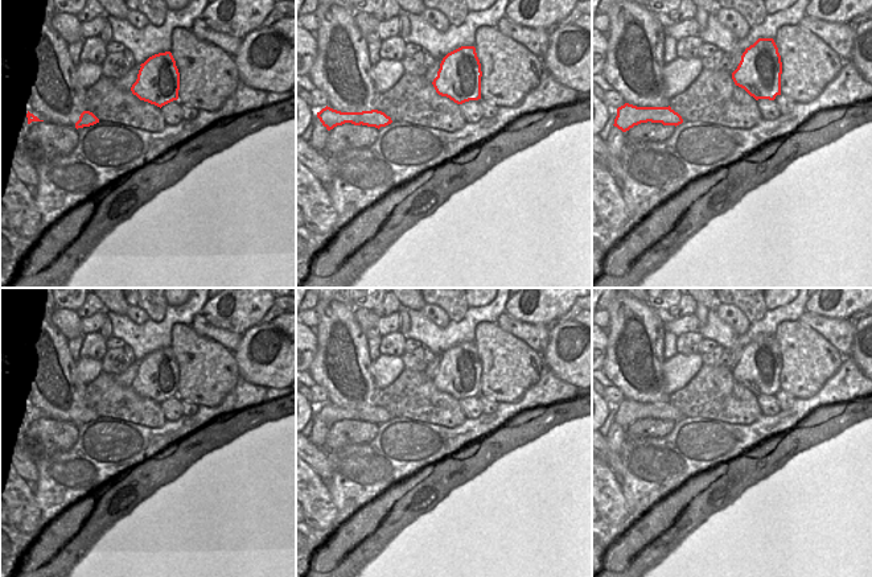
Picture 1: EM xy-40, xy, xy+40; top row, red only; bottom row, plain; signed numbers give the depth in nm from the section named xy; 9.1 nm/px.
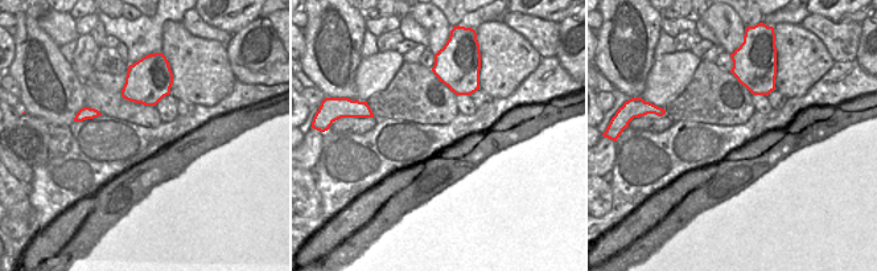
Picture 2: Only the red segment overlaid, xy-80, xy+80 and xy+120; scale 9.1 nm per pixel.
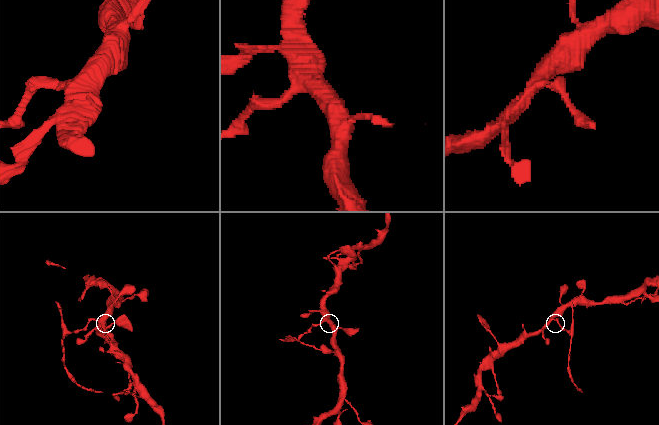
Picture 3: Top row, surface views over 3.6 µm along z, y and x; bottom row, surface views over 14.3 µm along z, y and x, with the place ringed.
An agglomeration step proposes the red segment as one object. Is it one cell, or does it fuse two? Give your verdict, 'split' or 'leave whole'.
split

